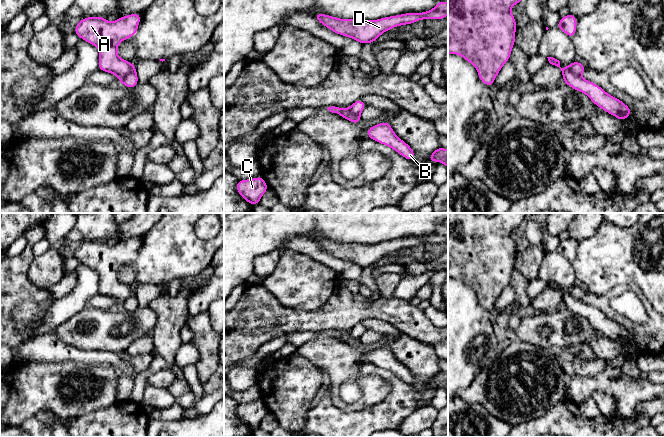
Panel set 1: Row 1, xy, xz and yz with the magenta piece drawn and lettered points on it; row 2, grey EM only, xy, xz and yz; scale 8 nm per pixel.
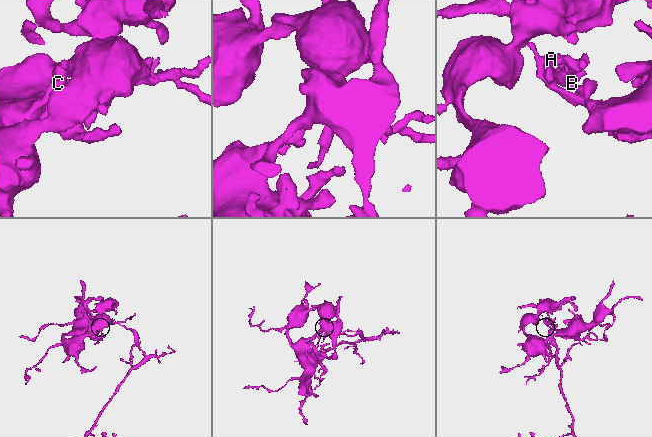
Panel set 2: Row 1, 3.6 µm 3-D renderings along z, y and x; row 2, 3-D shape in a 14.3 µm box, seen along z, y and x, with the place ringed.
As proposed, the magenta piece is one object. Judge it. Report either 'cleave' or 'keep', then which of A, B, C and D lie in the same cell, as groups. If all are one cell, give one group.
cleave; A B / C D

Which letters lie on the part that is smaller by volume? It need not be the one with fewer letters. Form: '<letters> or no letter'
A, B

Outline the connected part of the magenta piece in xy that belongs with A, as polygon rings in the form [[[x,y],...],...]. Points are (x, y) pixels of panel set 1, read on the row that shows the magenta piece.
[[[138,13],[118,17],[115,22],[109,22],[105,17],[87,17],[80,20],[73,33],[99,49],[98,69],[115,74],[121,81],[136,67],[121,59],[117,48],[123,40],[132,38],[137,33],[140,20],[141,14]]]

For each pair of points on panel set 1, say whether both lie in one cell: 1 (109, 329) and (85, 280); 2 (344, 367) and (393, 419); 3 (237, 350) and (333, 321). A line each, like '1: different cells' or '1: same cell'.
1: different cells
2: different cells
3: same cell

